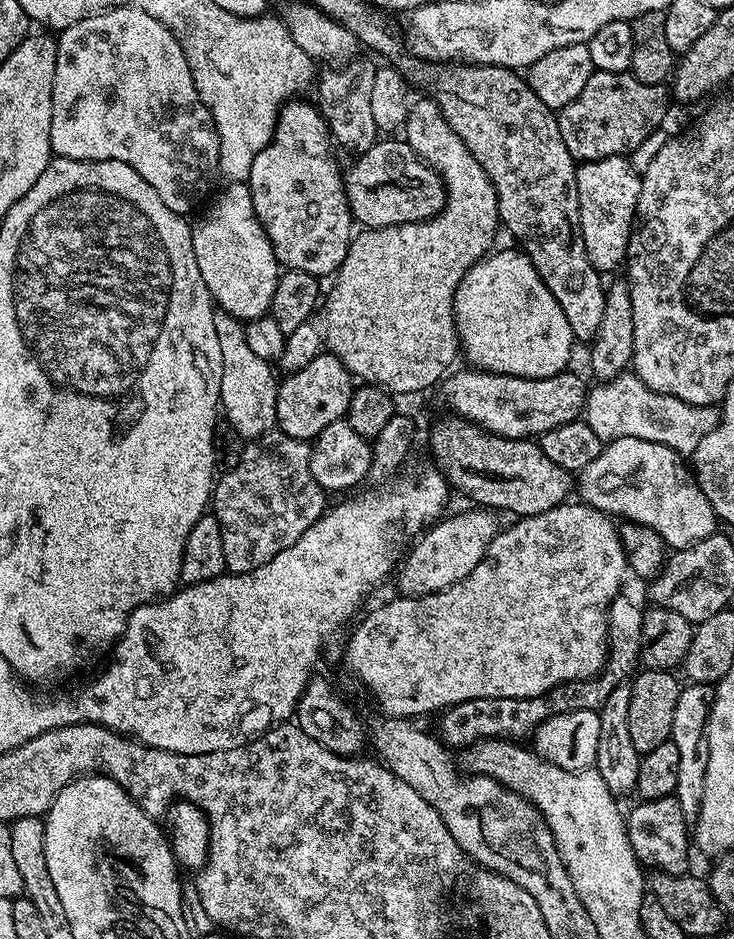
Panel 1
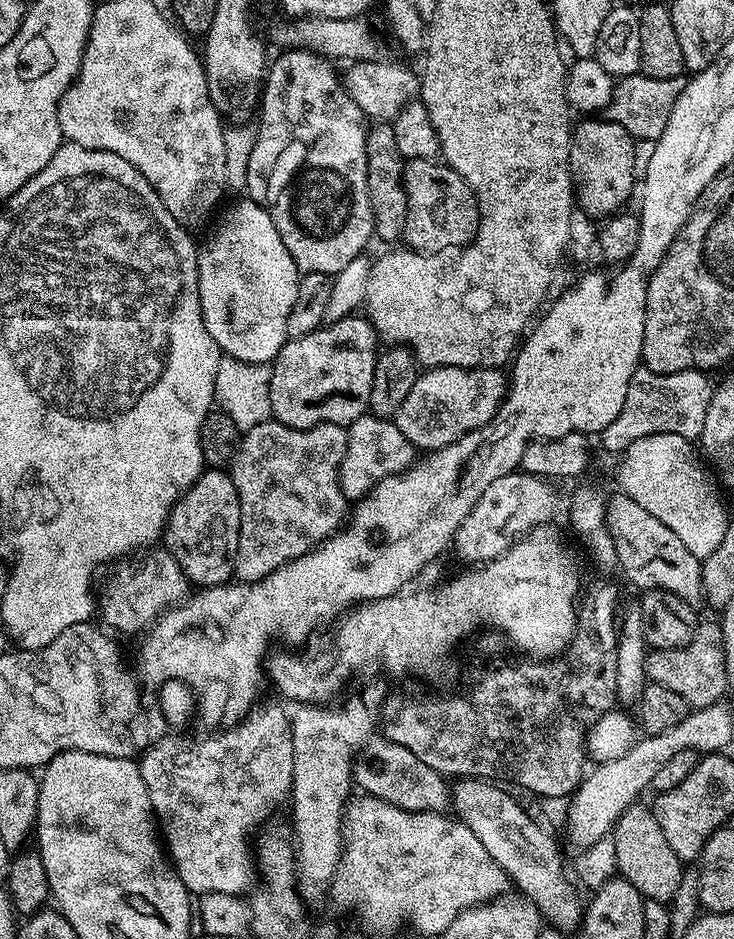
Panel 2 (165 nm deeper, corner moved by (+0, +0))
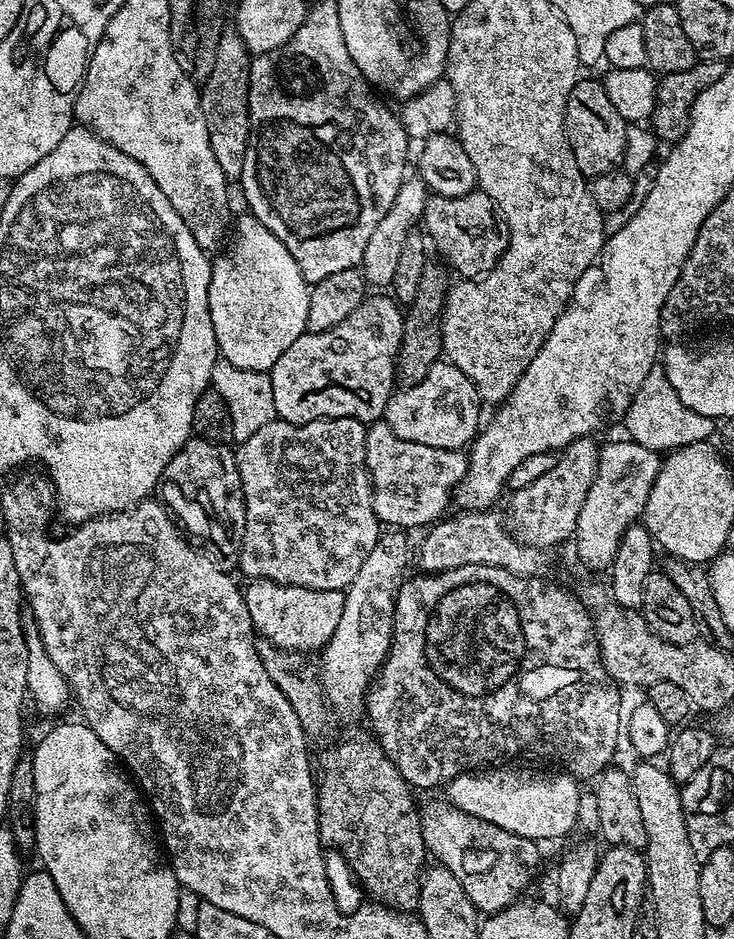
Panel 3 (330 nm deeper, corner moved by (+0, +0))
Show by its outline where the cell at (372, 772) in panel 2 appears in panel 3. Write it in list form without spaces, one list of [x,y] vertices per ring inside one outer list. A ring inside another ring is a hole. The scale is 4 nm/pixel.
[[[447,800],[424,806],[421,809],[420,825],[425,851],[431,857],[433,855],[441,867],[454,874],[454,878],[458,879],[462,890],[465,890],[466,896],[470,898],[471,904],[482,914],[489,916],[515,903],[515,900],[521,897],[519,895],[522,890],[531,882],[532,878],[537,876],[542,866],[541,845],[537,841],[522,838],[518,834],[511,834],[510,831],[503,830],[494,823],[458,810]]]

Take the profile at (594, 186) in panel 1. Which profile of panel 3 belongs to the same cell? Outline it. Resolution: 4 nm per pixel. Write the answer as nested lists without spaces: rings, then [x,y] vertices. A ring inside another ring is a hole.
[[[577,79],[574,90],[570,90],[570,98],[566,98],[564,129],[572,143],[574,162],[578,162],[578,170],[585,178],[591,178],[617,171],[621,167],[630,124],[610,103],[610,97],[606,95],[604,85],[599,79],[584,79]]]

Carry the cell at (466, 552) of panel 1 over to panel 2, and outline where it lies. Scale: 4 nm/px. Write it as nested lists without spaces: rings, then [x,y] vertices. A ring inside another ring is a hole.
[[[517,470],[498,478],[495,482],[490,482],[489,488],[482,493],[482,498],[470,510],[470,514],[456,530],[454,537],[454,548],[464,560],[469,560],[469,565],[479,566],[487,561],[498,558],[502,555],[512,541],[519,540],[521,536],[532,531],[540,524],[549,523],[553,519],[552,515],[556,512],[556,492],[551,483],[542,476],[531,476],[529,472]]]

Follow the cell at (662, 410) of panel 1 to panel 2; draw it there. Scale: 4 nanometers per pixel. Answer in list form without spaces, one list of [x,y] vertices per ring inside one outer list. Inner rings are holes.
[[[639,367],[630,378],[630,386],[626,390],[626,402],[622,402],[622,410],[618,410],[618,418],[610,422],[598,440],[604,443],[608,452],[623,453],[635,440],[649,436],[655,432],[682,434],[682,438],[696,442],[702,434],[702,422],[706,422],[706,410],[710,406],[710,398],[714,391],[713,381],[708,381],[703,371],[675,372],[674,374],[658,374],[649,368]]]

